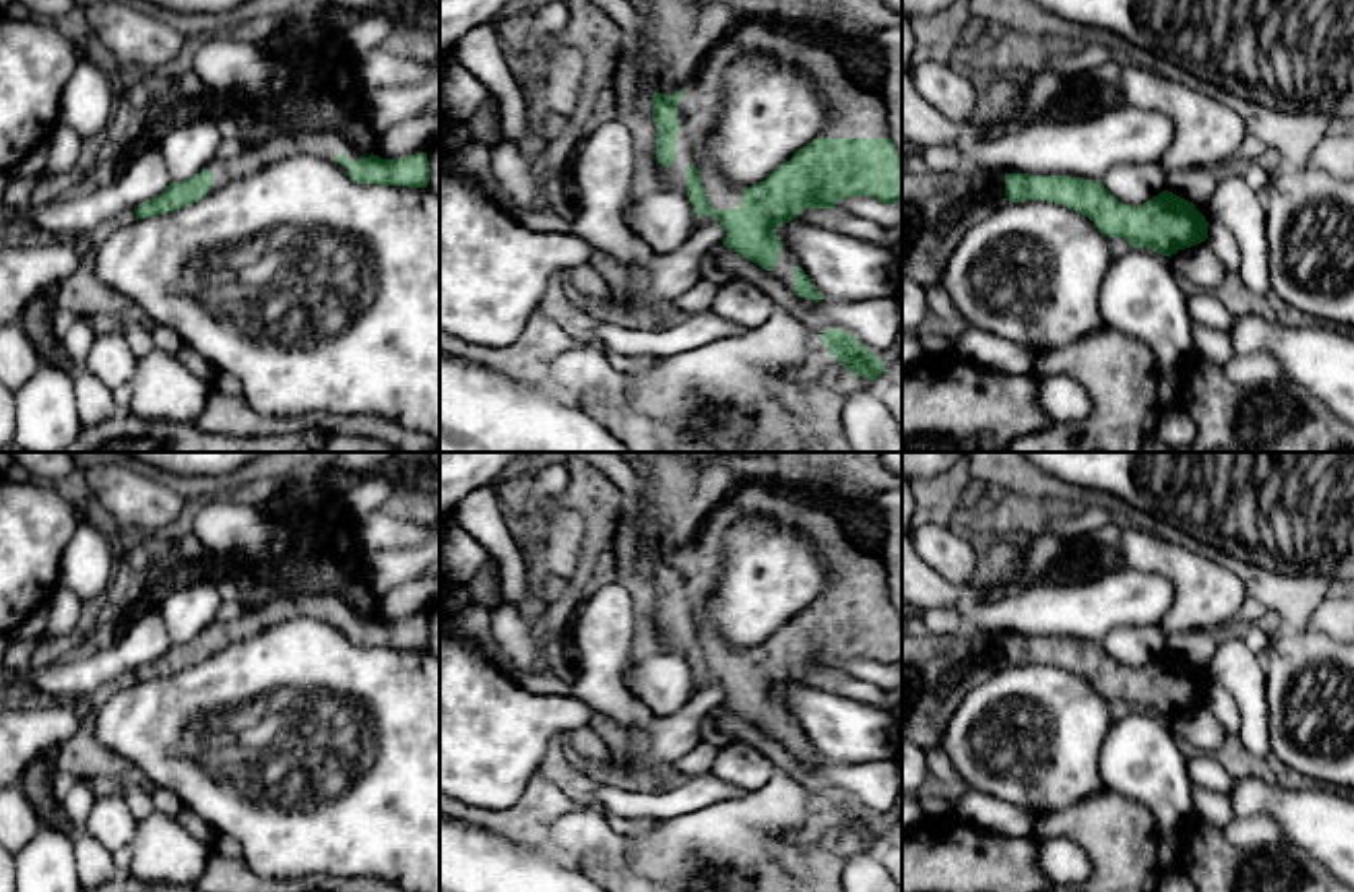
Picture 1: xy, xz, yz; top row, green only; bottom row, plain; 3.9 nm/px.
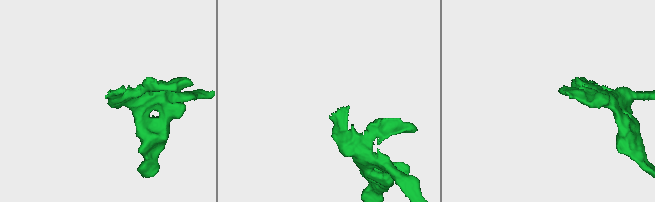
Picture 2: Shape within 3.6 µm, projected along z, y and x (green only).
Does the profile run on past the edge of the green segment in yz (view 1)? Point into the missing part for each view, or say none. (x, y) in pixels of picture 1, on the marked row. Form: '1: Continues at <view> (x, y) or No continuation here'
1: Continues at yz (938, 209)

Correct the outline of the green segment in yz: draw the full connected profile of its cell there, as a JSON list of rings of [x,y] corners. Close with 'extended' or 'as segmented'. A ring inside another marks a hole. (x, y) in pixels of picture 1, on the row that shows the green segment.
[[[960,167],[952,173],[902,171],[902,277],[925,289],[941,285],[962,235],[1007,202],[1049,200],[1096,223],[1100,233],[1162,256],[1205,242],[1210,223],[1193,202],[1164,190],[1139,206],[1119,202],[1102,182],[1071,176],[989,173]]]; extended

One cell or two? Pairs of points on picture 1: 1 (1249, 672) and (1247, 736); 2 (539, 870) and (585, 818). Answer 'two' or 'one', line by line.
1: one
2: two

